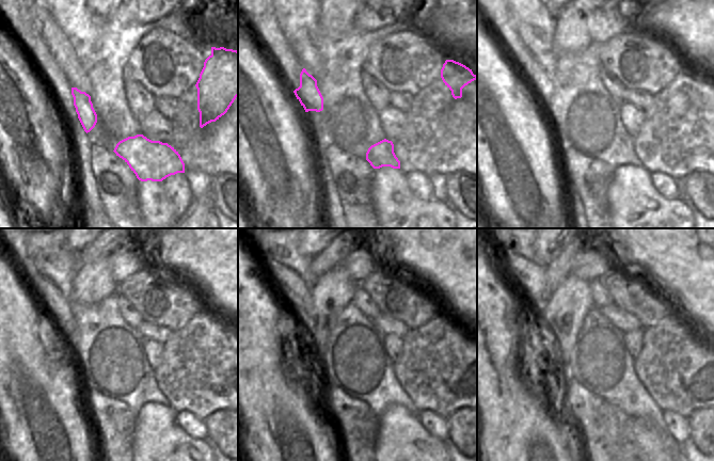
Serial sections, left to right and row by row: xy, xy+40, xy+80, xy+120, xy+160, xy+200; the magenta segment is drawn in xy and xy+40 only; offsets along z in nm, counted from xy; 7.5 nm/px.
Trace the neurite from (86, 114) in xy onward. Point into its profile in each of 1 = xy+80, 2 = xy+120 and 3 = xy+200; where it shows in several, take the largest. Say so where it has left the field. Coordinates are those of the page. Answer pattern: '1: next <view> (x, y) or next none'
1: next xy+80 (536, 75)
2: next xy+120 (61, 313)
3: next xy+200 (530, 277)

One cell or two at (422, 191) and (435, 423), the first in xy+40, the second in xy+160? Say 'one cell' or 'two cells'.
one cell

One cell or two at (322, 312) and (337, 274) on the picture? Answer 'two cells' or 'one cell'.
one cell

